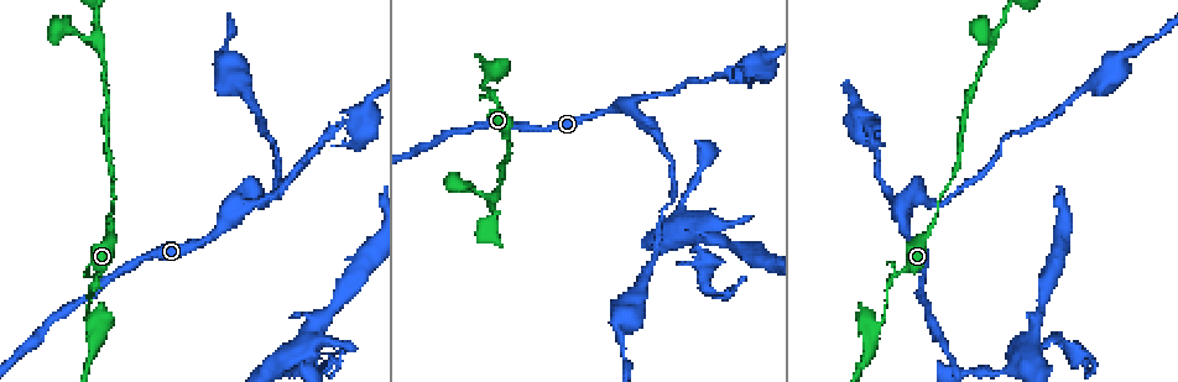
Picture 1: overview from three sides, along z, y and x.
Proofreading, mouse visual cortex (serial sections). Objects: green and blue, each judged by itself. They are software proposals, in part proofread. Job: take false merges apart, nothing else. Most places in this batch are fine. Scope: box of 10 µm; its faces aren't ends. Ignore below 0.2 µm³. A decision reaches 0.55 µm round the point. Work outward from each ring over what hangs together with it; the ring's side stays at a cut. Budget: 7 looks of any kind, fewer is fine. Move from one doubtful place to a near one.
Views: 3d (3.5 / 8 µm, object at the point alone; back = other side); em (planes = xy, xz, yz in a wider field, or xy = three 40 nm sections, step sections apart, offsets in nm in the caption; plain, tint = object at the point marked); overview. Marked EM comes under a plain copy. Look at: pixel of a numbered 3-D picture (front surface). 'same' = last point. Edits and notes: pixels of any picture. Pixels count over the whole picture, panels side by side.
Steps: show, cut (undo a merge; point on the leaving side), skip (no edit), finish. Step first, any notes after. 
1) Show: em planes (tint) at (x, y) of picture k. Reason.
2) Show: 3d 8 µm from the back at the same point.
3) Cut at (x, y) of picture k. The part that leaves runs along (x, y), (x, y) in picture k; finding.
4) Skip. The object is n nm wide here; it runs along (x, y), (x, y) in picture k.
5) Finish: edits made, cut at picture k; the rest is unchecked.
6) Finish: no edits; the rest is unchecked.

Show: 3d 3.5 µm at (902, 209) of picture 1. Sudden change in width.

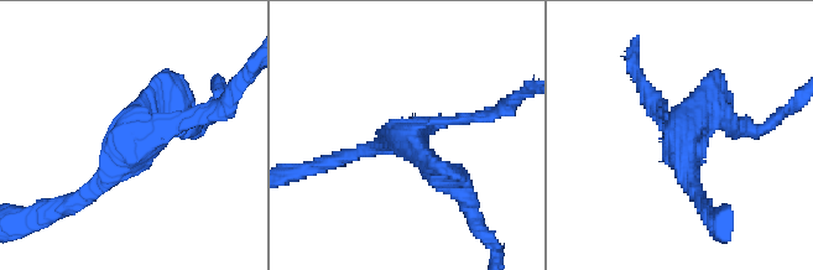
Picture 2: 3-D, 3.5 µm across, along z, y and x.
Show: em xy step 3 (tint) at (133, 135) of picture 2.

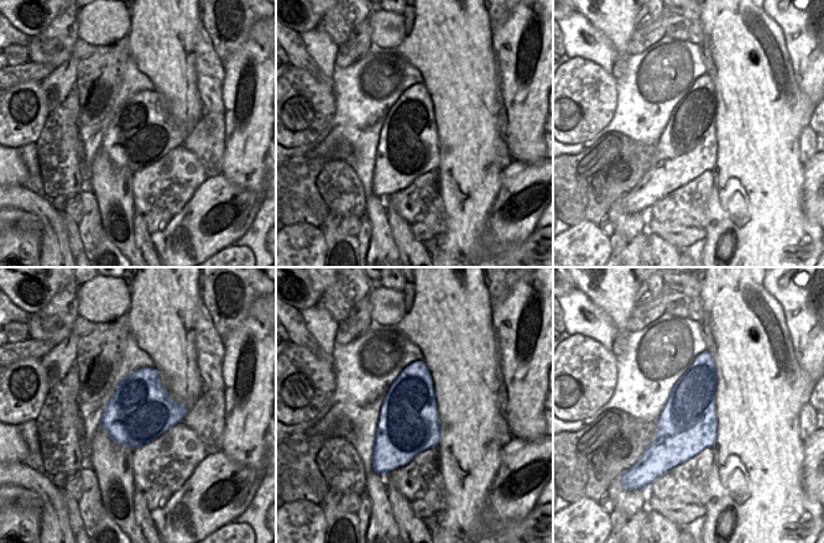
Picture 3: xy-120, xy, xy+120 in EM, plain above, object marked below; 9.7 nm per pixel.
Skip. It runs along (79, 195), (140, 119), (182, 126) in picture 2; continuous, no second cell.

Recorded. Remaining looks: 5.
Show: 3d 3.5 µm from the back at (91, 327) of picture 1. Thick turns thin.

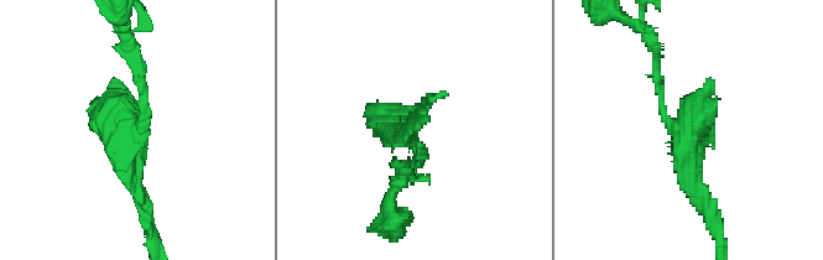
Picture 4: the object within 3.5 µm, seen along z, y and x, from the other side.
Show: em xy step 1 (tint) at (678, 123) of picture 4.

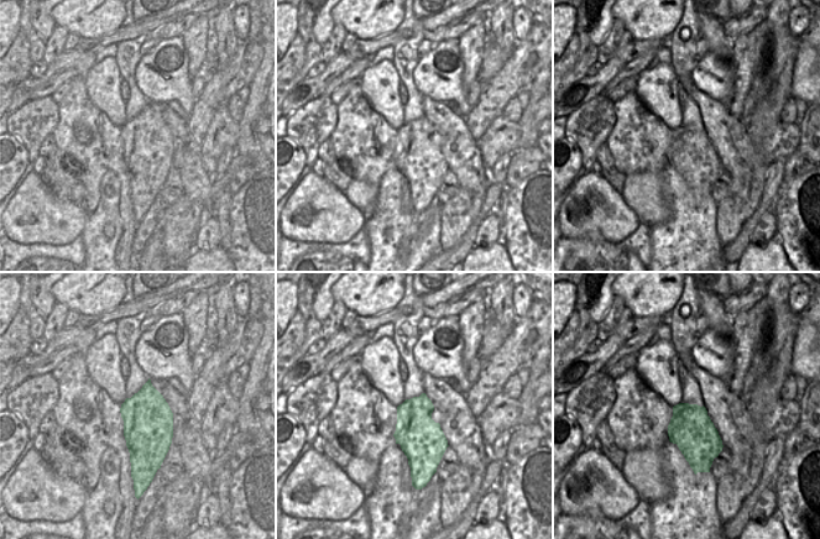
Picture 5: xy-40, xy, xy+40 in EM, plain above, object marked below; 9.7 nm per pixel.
Skip. It runs along (655, 56), (661, 113), (687, 133), (697, 193) in picture 4; continuous, no second cell.

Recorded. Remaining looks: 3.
Show: 3d 3.5 µm at (509, 139) of picture 1. Calibre changes.

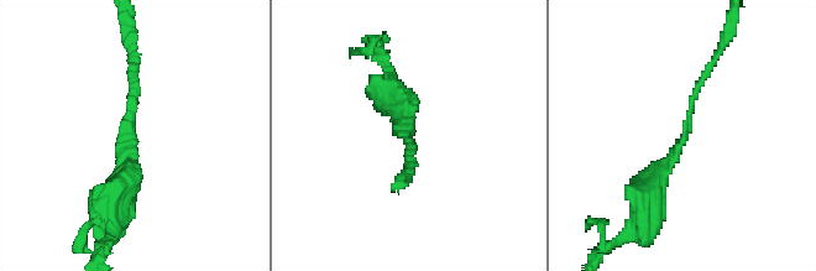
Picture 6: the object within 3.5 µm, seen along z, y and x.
Show: em xy step 2 (tint) at (683, 134) of picture 6. The arms are 100, 400 nm wide; need the tissue.

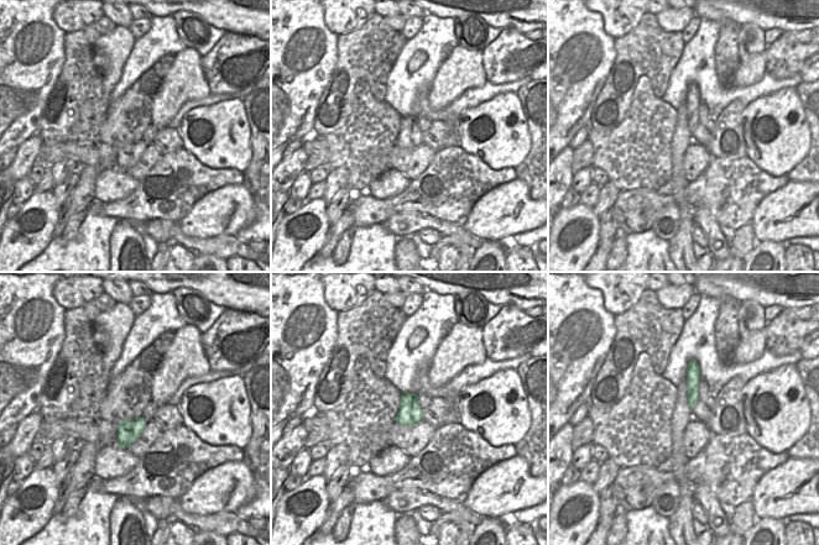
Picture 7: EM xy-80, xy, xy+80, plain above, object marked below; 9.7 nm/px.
Skip. It runs along (693, 363), (692, 403) in picture 7; continuous, no second cell.

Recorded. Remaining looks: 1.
Finish: no edits; the rest is unchecked.

